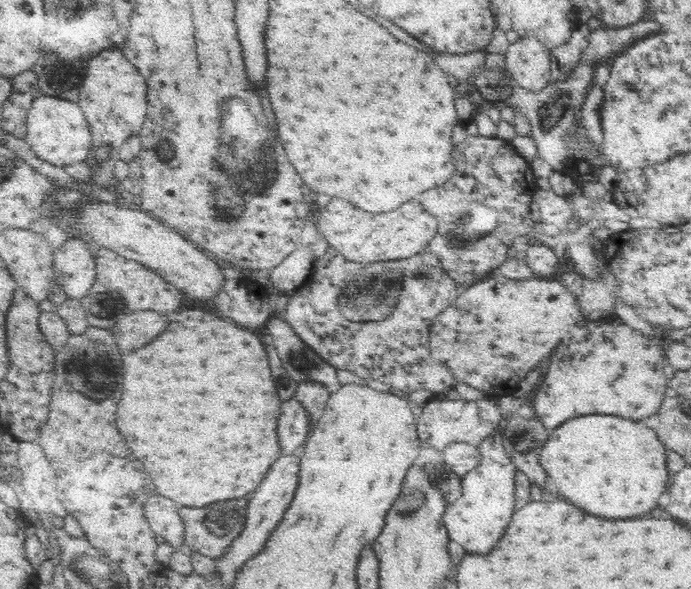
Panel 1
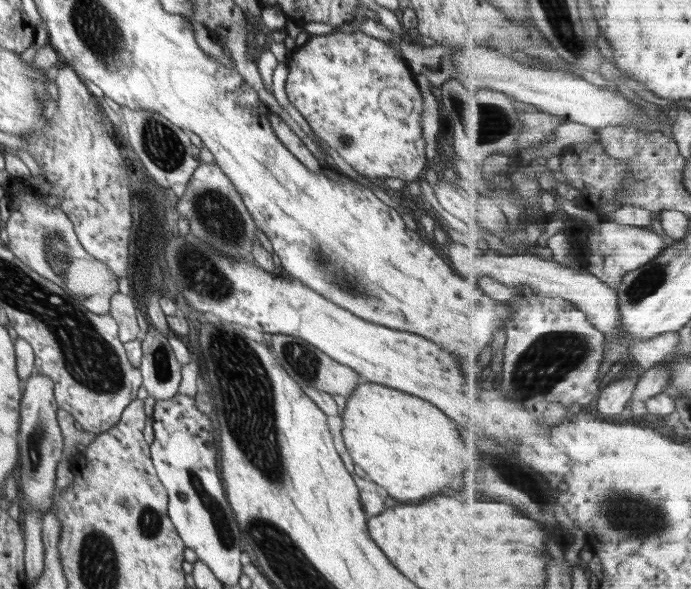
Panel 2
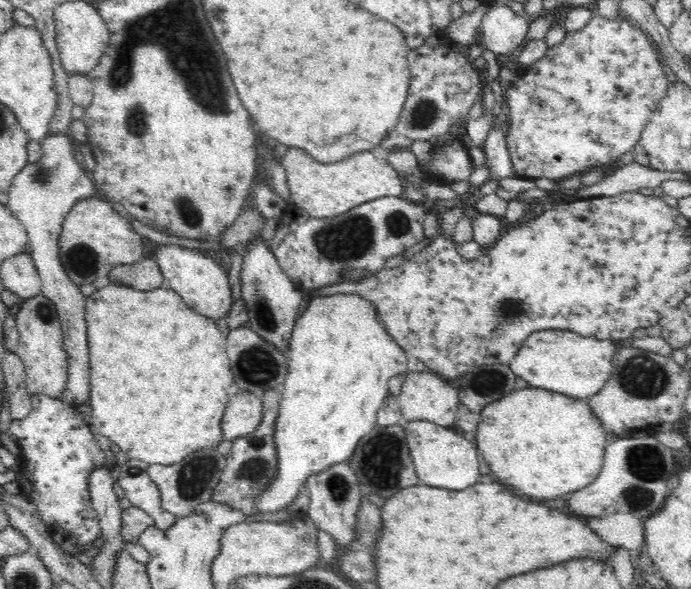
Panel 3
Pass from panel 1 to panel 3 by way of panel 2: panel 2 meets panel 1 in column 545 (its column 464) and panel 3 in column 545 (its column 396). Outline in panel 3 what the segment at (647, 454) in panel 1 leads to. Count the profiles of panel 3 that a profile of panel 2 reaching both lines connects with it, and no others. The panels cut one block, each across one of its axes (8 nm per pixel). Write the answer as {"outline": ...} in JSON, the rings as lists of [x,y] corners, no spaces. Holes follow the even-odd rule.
{"outline":[[[520,384],[520,386],[518,386],[511,394],[505,395],[503,398],[500,398],[500,400],[495,401],[490,405],[484,406],[484,408],[480,410],[480,415],[482,421],[478,423],[475,438],[476,446],[491,469],[491,478],[502,482],[502,484],[506,484],[506,486],[510,486],[510,488],[514,488],[516,494],[526,494],[527,497],[535,501],[565,498],[566,494],[570,494],[570,492],[574,492],[574,490],[580,490],[580,488],[592,484],[592,482],[596,480],[596,476],[602,471],[603,463],[605,462],[604,448],[606,448],[606,444],[613,437],[606,429],[604,429],[604,427],[602,427],[602,421],[594,415],[594,411],[590,409],[590,405],[588,405],[587,401],[574,399],[544,389],[529,387],[524,384]]]}

